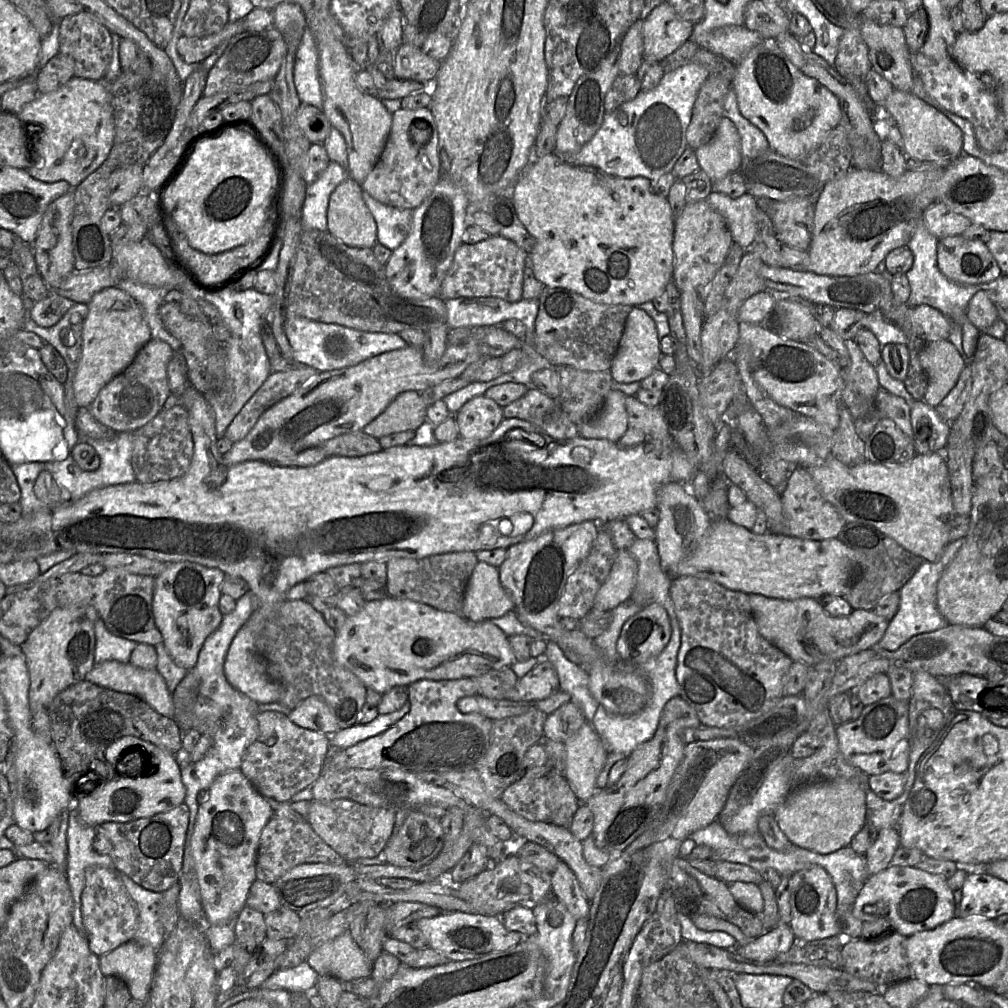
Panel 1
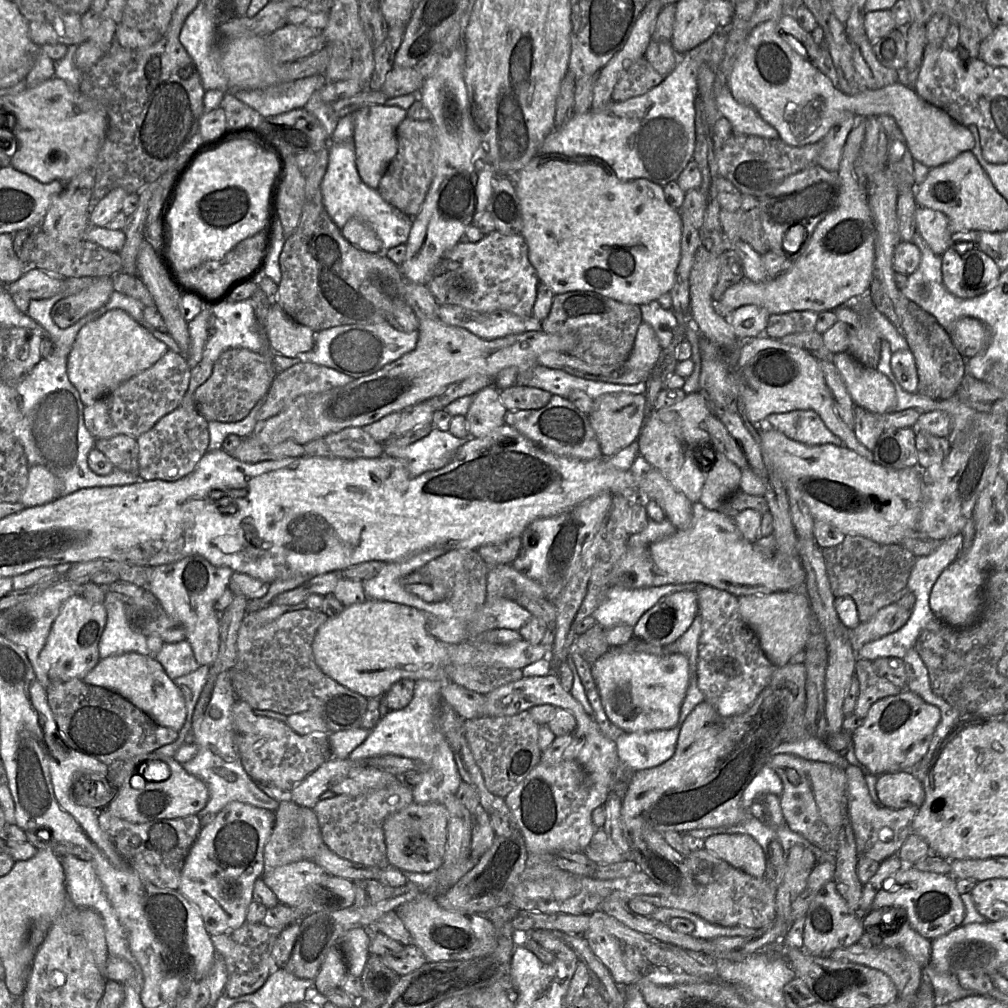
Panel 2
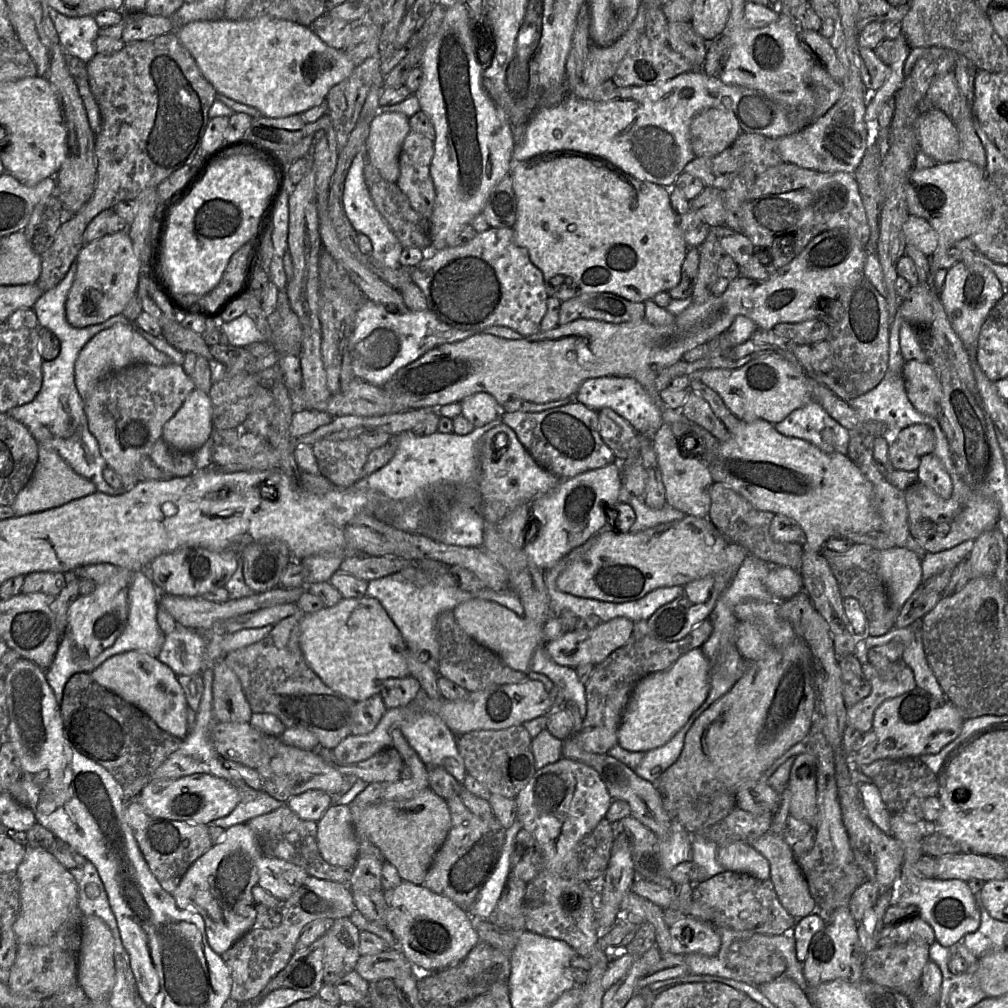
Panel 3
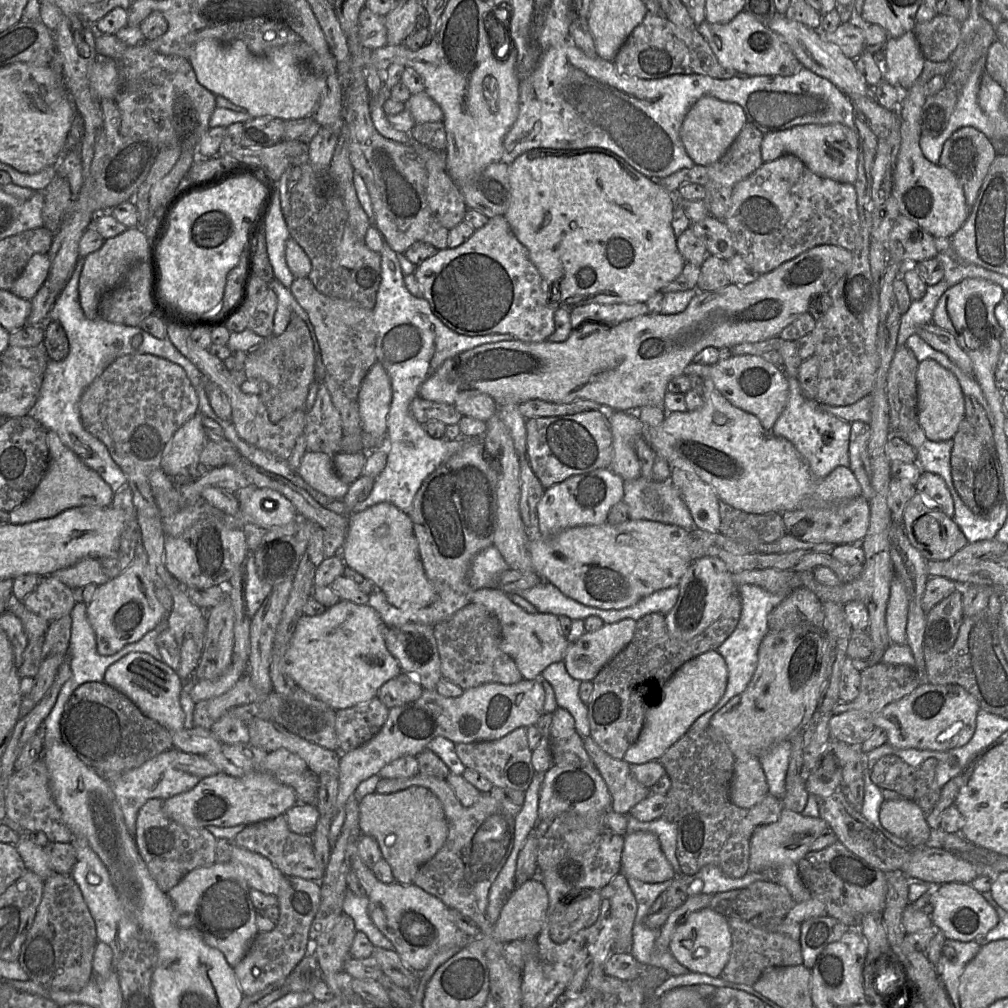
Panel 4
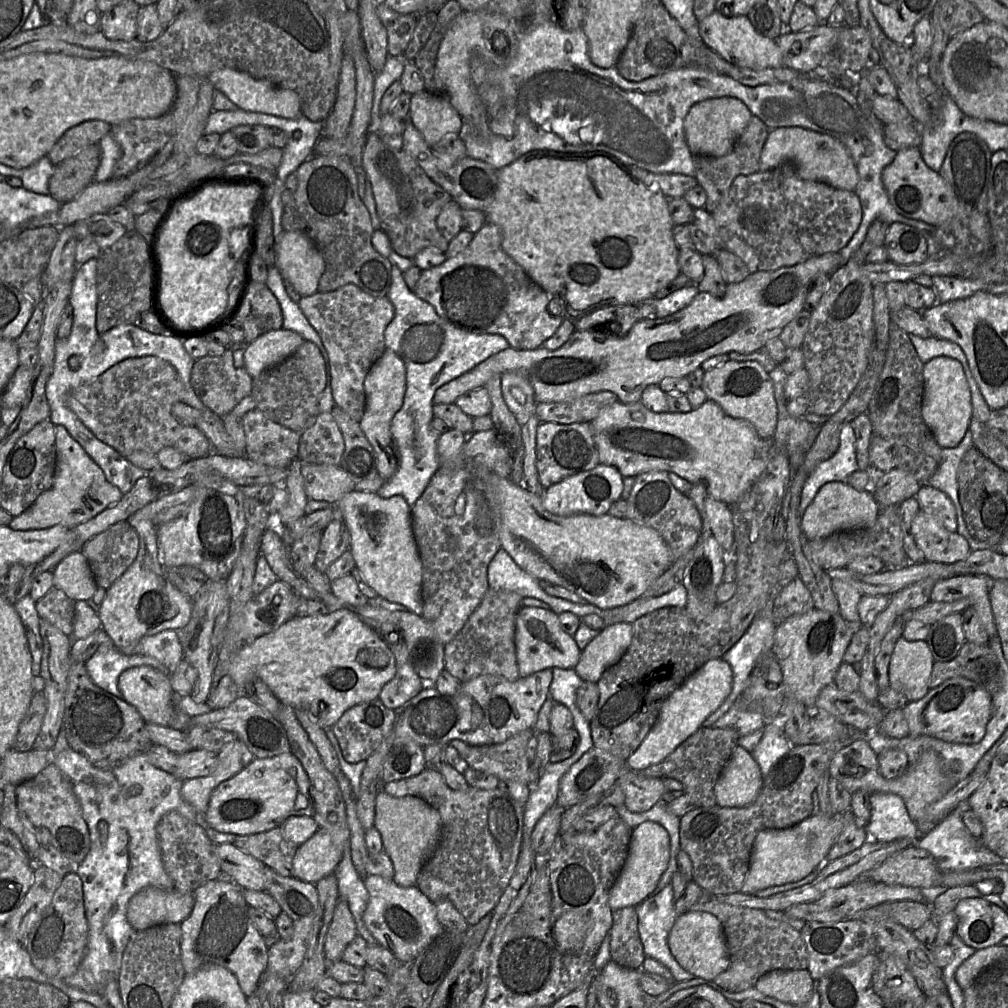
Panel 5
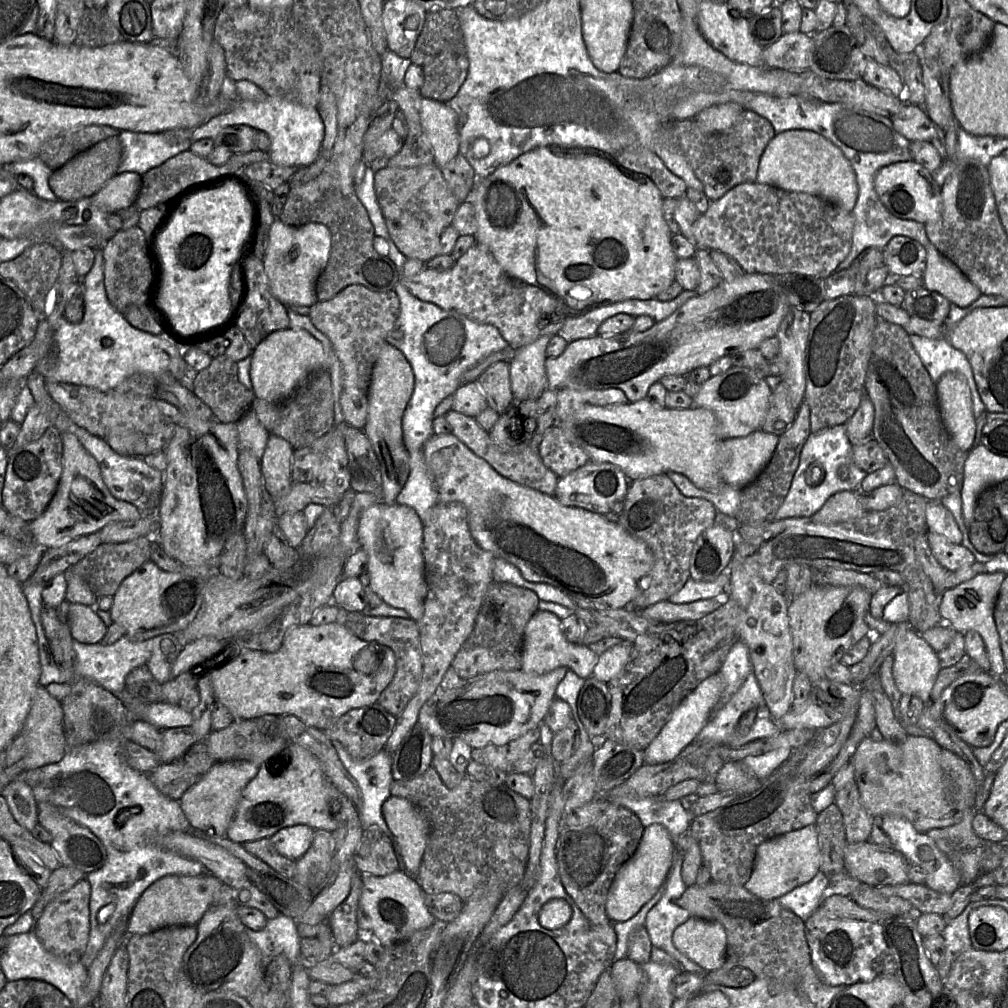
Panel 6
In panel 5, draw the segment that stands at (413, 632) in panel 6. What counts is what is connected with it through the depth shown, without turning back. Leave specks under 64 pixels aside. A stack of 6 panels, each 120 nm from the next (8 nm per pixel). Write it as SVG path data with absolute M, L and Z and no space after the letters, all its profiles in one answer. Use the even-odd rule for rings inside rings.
M396 632L388 636L388 648L396 660L396 673L386 683L378 696L382 704L392 710L397 710L407 701L417 696L426 683L419 677L407 661L407 652L402 640Z

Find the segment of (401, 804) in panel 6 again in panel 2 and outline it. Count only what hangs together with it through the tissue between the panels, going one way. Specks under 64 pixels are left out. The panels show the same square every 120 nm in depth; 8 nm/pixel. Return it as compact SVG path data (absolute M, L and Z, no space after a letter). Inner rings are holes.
M410 803L389 816L383 824L387 860L390 866L402 872L428 873L437 871L446 851L448 840L448 813L442 803Z

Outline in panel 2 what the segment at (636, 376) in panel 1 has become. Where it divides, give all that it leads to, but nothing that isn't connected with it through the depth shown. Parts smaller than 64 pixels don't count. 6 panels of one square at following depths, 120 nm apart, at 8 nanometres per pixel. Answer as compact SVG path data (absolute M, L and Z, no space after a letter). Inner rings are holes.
M642 321L639 325L633 349L627 358L627 363L635 369L653 369L662 353L653 328Z

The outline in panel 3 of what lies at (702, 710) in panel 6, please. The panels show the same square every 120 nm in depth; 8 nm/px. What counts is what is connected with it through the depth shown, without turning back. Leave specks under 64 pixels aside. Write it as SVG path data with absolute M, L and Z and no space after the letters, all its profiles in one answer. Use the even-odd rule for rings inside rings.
M701 648L682 655L666 671L652 673L634 687L618 729L618 743L625 750L647 752L666 744L706 700L712 662Z

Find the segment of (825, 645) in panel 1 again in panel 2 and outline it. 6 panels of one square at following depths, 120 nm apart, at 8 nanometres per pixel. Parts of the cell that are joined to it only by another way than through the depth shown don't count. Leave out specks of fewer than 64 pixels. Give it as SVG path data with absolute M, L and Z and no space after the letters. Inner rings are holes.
M777 591L768 595L755 594L738 597L739 613L743 621L755 632L766 657L776 666L783 666L793 655L805 650L810 635L811 607L808 597L803 593ZM897 603L881 608L866 622L860 622L855 628L849 629L849 638L855 652L866 643L895 632L906 624L911 609Z

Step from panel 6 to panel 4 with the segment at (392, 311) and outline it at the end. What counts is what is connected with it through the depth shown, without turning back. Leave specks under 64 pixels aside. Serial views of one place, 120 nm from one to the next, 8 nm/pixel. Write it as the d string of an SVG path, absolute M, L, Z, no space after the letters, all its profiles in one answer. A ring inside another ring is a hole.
M295 278L289 288L297 302L305 309L314 327L321 349L322 360L326 371L341 387L351 400L358 400L361 383L368 370L377 361L377 331L373 318L373 310L359 306L355 301L332 298L320 293L309 278Z

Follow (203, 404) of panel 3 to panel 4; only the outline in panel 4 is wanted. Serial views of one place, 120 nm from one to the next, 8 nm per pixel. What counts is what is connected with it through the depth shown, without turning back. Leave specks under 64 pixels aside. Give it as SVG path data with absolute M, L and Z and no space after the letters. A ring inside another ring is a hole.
M198 411L184 423L166 444L161 469L170 477L181 477L198 463L208 437L202 426L203 415Z

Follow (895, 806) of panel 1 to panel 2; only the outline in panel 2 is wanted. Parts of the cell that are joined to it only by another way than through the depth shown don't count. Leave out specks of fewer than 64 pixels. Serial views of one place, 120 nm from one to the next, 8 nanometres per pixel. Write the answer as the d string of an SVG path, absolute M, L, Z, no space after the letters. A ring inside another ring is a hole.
M848 765L847 797L848 817L855 835L858 856L864 855L877 862L882 862L888 856L896 854L905 840L913 833L913 820L919 808L910 806L900 809L892 809L877 805L868 789L865 774L860 768Z

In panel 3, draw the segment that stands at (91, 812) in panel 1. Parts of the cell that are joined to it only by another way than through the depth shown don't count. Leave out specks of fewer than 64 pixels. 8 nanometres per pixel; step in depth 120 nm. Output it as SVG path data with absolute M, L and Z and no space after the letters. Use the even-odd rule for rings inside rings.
M199 773L177 779L150 778L135 799L139 800L146 812L152 817L208 826L214 820L229 815L242 801L242 794L237 786L225 779Z

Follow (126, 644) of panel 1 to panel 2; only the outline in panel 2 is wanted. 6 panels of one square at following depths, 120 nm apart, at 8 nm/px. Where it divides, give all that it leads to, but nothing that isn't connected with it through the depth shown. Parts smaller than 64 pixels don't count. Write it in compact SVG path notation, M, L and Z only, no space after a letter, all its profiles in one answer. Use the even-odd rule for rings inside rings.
M110 591L106 593L103 604L107 611L107 623L99 642L100 659L124 653L148 656L147 637L130 627L125 605L118 595Z

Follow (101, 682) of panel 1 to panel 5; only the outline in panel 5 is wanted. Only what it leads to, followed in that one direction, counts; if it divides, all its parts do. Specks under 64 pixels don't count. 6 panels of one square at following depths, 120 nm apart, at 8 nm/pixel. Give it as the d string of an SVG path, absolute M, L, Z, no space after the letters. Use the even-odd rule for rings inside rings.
M151 666L131 667L120 674L118 687L123 699L139 711L146 723L174 728L173 717L179 708L175 705L175 694L169 674Z

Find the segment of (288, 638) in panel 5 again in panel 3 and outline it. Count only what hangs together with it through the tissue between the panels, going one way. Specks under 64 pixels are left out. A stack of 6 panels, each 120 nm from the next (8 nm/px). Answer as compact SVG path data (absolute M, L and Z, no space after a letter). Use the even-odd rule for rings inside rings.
M369 596L343 598L333 607L306 614L300 646L312 671L331 689L356 702L379 694L385 680L410 675L405 640L381 603Z

